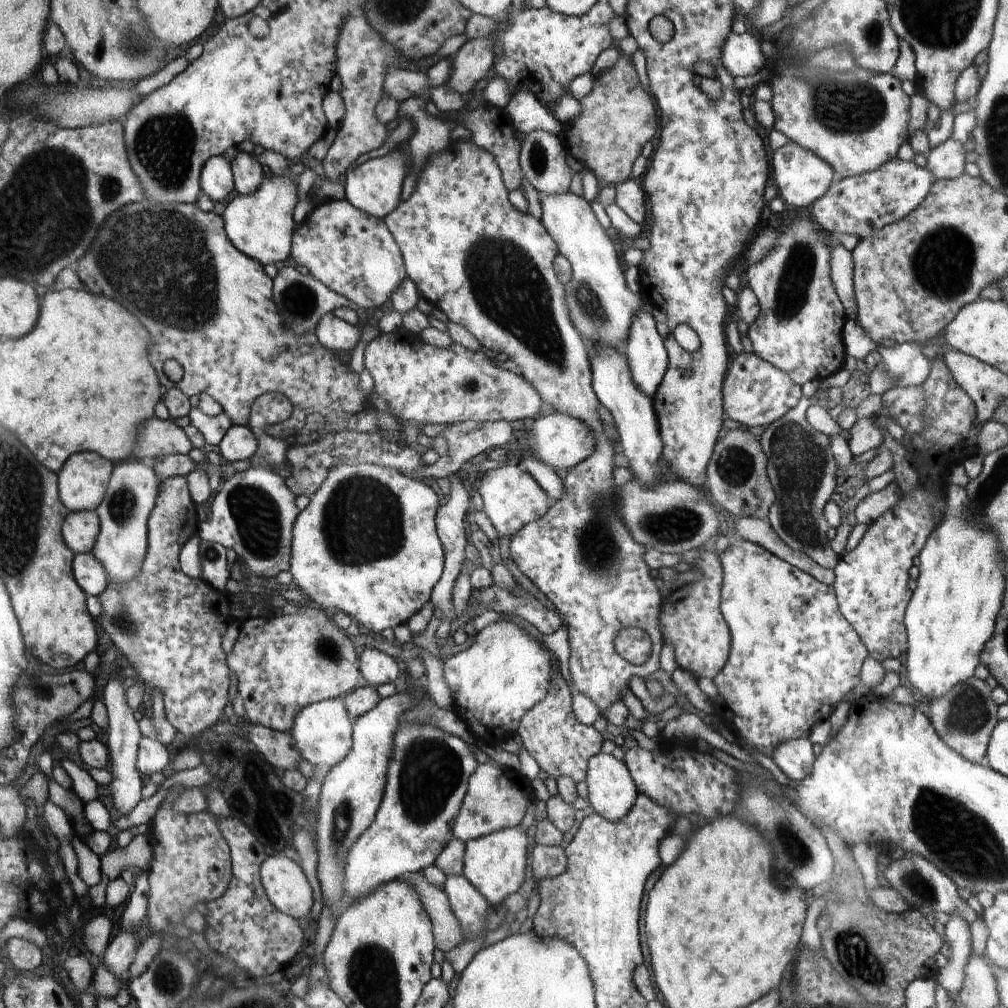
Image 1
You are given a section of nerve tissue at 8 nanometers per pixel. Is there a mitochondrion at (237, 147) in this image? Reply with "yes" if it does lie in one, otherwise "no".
no

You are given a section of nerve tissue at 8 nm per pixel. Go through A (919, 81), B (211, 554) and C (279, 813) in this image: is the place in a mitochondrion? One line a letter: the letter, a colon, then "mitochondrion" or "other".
A: other
B: mitochondrion
C: mitochondrion

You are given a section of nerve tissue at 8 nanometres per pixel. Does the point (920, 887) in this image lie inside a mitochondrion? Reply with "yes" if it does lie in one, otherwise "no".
yes

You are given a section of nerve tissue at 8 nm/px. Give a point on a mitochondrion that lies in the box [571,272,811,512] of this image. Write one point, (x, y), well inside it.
(736, 465)

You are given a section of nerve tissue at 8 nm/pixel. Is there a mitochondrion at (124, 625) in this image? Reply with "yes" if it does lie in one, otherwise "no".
yes

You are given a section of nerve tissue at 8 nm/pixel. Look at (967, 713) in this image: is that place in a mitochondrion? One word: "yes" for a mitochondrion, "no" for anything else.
yes

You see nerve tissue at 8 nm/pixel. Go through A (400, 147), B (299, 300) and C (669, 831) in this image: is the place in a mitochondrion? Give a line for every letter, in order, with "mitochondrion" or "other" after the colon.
A: other
B: mitochondrion
C: other

